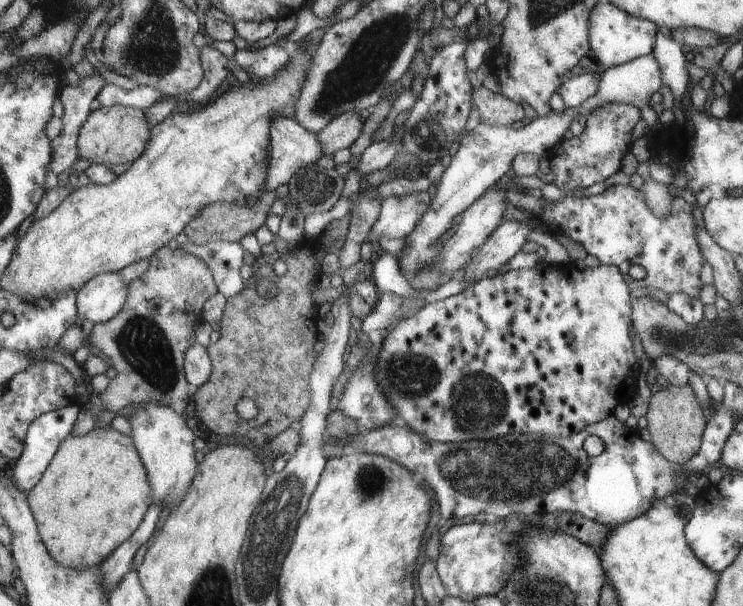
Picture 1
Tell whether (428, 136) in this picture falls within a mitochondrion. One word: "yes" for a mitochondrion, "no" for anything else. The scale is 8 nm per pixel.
yes

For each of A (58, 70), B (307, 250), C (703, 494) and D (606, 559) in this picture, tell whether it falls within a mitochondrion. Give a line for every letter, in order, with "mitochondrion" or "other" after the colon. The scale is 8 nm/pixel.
A: other
B: other
C: other
D: other

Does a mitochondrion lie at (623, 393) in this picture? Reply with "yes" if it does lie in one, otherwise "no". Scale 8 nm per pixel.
no

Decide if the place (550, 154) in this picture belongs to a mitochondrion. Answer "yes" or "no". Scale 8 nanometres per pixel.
no

